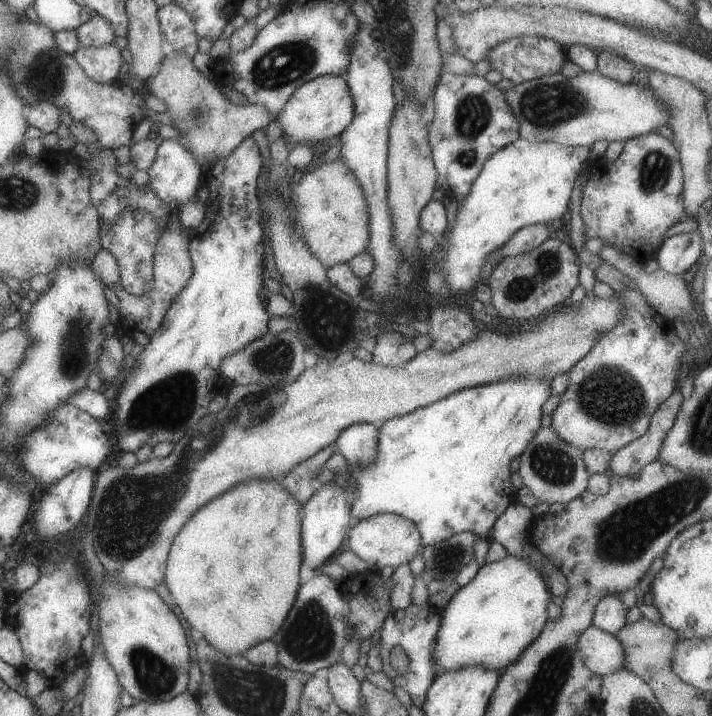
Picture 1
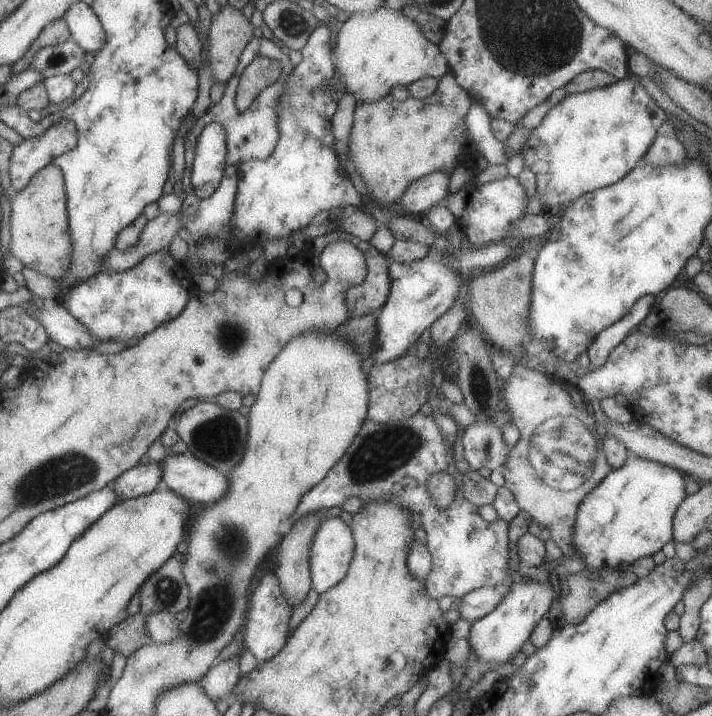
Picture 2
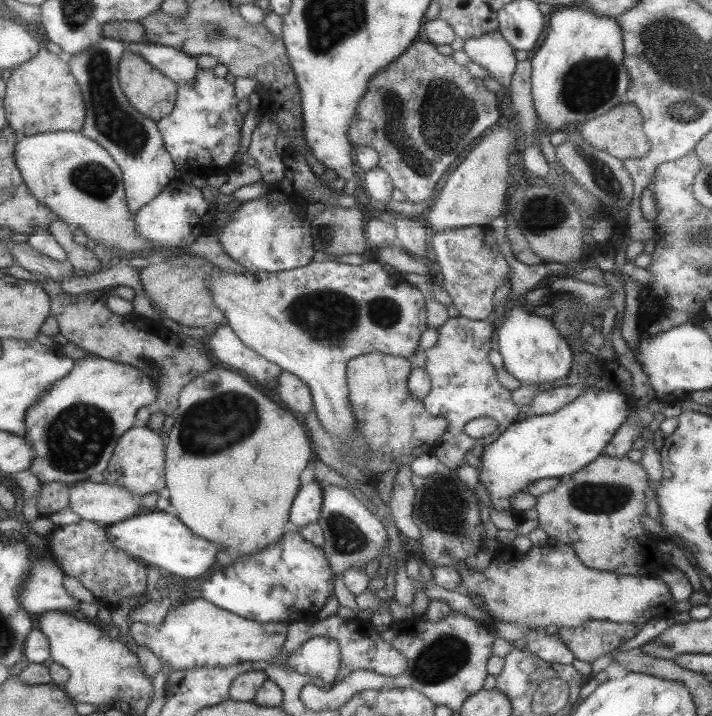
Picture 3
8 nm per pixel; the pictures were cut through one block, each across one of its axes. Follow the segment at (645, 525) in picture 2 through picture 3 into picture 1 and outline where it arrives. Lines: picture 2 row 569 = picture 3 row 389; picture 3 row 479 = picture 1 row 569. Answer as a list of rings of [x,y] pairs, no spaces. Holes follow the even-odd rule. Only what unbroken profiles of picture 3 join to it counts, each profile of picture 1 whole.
[[[508,555],[504,560],[484,564],[478,569],[476,576],[460,588],[451,598],[444,610],[440,611],[442,622],[434,644],[434,662],[438,666],[436,676],[442,676],[450,670],[466,668],[466,666],[482,666],[486,670],[503,672],[506,666],[514,664],[522,656],[522,652],[540,636],[548,617],[548,602],[553,598],[546,578],[538,568],[528,564],[526,560]]]

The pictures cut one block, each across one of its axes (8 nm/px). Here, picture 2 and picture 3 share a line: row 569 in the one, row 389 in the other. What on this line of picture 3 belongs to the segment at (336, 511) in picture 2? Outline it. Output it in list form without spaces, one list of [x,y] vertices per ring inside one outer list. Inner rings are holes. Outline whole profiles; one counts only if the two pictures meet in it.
[[[282,370],[278,377],[278,398],[286,403],[286,408],[302,417],[315,410],[309,385],[296,374]]]

